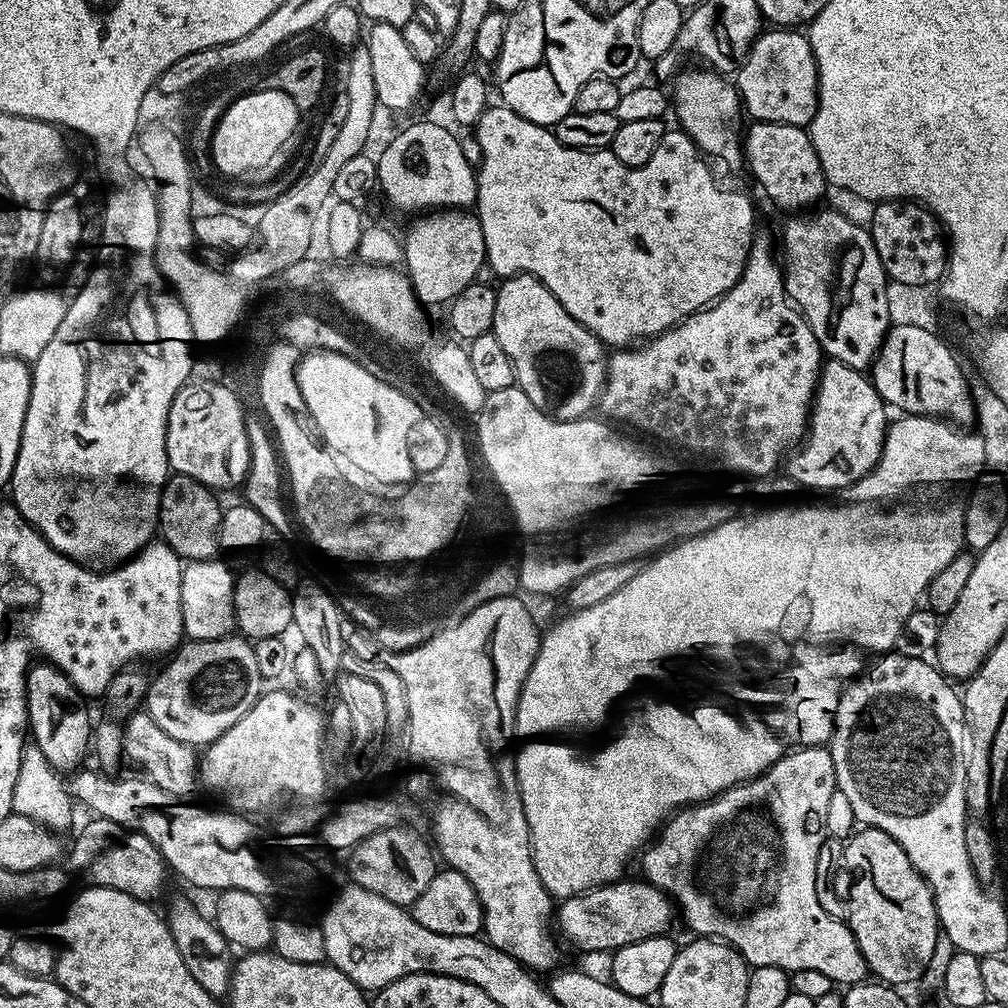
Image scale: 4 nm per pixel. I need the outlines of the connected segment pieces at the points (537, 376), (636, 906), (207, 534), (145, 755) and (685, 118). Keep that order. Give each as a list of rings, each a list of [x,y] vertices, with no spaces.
[[[521,274],[509,276],[504,285],[496,288],[496,305],[492,336],[496,338],[497,349],[506,353],[515,368],[517,385],[540,410],[560,421],[583,419],[591,407],[599,401],[607,380],[608,356],[605,345],[592,332],[586,330],[554,298],[554,294],[535,276]]]
[[[621,878],[577,896],[563,897],[554,912],[554,924],[559,935],[564,935],[580,952],[605,954],[611,954],[622,946],[630,946],[630,942],[665,935],[672,924],[672,916],[674,920],[673,901],[662,889],[642,878],[628,879]]]
[[[173,475],[160,495],[159,531],[163,539],[185,561],[211,560],[220,543],[222,504],[215,500],[213,489],[188,476]]]
[[[144,710],[133,712],[123,721],[123,725],[125,757],[144,768],[143,775],[162,786],[162,790],[171,796],[191,797],[191,792],[198,788],[197,749],[191,744],[178,742],[178,738],[170,738],[170,734],[160,729]]]
[[[696,66],[700,68],[692,68],[689,72],[681,71],[679,75],[675,77],[674,83],[676,85],[673,86],[672,90],[670,88],[670,100],[671,103],[674,105],[674,112],[676,108],[676,116],[680,119],[679,127],[683,129],[683,131],[687,132],[689,136],[692,137],[692,141],[697,144],[701,153],[709,154],[708,152],[713,152],[716,156],[721,156],[722,159],[725,160],[726,163],[729,164],[730,167],[736,168],[739,166],[741,167],[742,164],[742,136],[741,136],[741,128],[740,128],[740,112],[742,116],[742,101],[740,99],[740,92],[736,88],[735,83],[727,75],[721,74],[715,70],[709,70],[707,67],[704,66]]]

